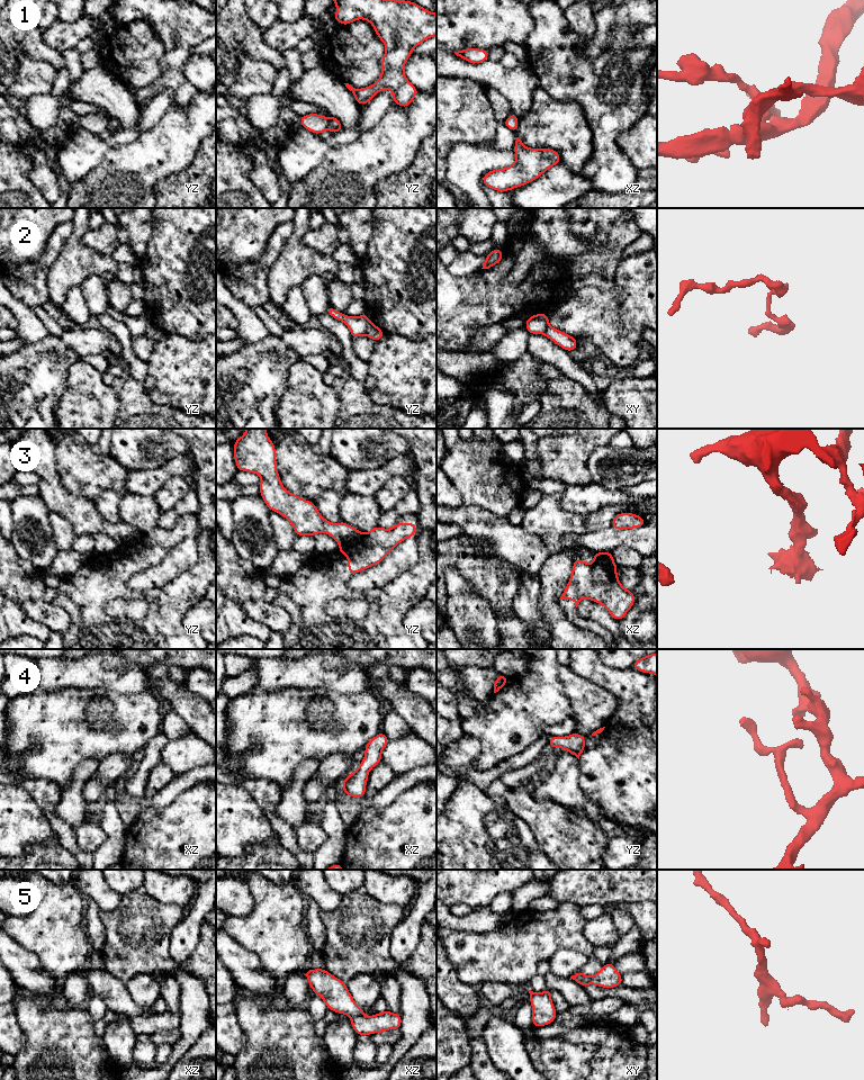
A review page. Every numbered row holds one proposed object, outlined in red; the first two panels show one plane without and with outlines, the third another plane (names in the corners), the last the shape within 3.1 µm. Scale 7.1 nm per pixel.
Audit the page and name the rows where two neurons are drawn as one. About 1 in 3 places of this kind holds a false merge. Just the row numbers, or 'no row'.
2, 3, 5

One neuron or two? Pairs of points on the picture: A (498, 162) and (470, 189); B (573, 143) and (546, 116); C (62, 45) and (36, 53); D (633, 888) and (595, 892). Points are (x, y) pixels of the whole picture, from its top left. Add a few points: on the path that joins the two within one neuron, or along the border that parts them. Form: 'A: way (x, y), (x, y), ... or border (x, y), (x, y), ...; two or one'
A: way (489, 162), (470, 180); one
B: way (566, 136), (552, 123); one
C: border (41, 34), (41, 38), (47, 45), (62, 54); two
D: way (624, 888), (604, 891); one

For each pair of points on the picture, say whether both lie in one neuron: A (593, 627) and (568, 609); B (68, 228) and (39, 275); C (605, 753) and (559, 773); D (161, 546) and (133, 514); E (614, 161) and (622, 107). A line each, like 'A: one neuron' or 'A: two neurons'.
A: one neuron
B: one neuron
C: two neurons
D: two neurons
E: one neuron

